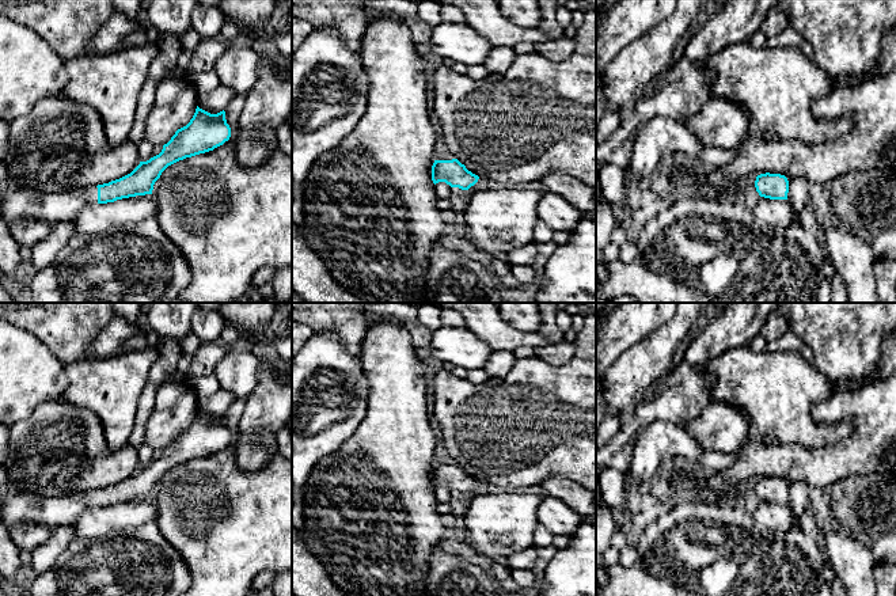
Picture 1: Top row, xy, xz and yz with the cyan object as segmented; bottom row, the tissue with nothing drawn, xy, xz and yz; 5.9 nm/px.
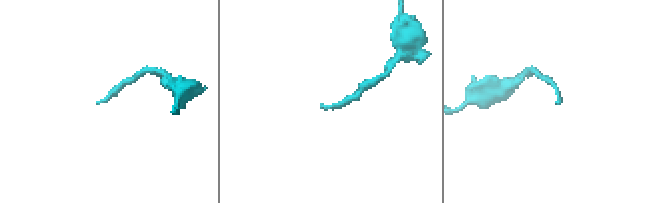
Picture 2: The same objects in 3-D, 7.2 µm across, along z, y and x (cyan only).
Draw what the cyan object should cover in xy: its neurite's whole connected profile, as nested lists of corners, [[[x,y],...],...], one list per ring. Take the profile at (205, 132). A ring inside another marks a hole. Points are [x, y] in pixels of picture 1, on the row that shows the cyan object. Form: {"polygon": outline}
{"polygon": [[[197,106],[190,122],[178,129],[159,155],[140,164],[128,175],[98,186],[76,187],[62,193],[34,189],[3,190],[0,216],[8,223],[16,219],[38,219],[52,225],[69,221],[81,209],[95,204],[152,194],[155,182],[171,164],[213,151],[231,137],[225,111],[210,114]]]}

